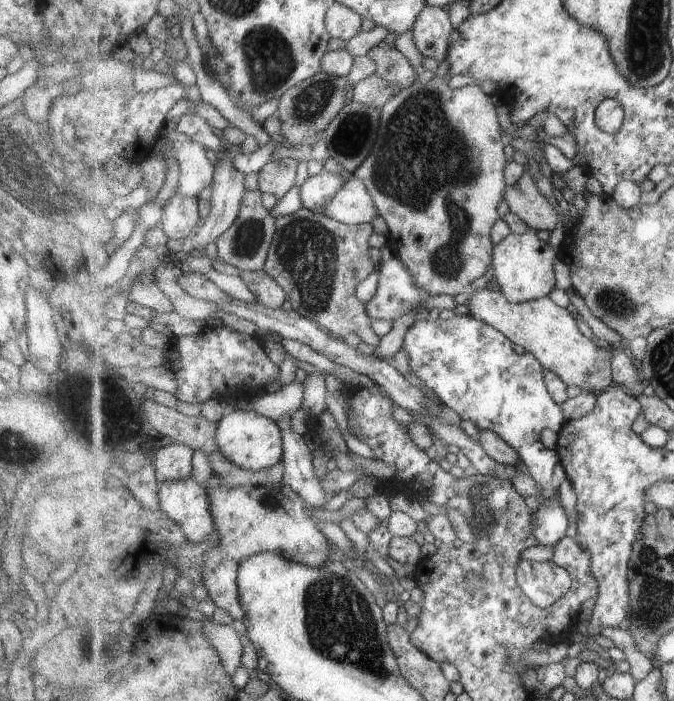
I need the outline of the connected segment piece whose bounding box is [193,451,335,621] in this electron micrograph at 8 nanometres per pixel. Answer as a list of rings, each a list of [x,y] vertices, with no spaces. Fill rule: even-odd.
[[[196,451],[193,459],[194,478],[202,485],[207,485],[209,494],[209,506],[219,535],[219,548],[215,552],[207,552],[208,565],[203,568],[202,582],[210,594],[210,598],[219,608],[227,610],[234,620],[244,620],[245,608],[241,604],[238,591],[238,570],[240,564],[249,557],[262,552],[279,554],[283,558],[293,560],[297,564],[319,568],[323,566],[329,557],[335,555],[334,547],[327,541],[323,532],[317,526],[317,520],[311,514],[311,507],[297,494],[293,488],[285,483],[264,484],[263,486],[219,486],[219,476],[213,470],[211,460],[201,451]]]

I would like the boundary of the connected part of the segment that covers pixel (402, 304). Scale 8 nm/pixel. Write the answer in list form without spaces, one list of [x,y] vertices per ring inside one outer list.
[[[383,246],[378,256],[381,262],[379,288],[375,298],[367,302],[367,312],[369,312],[371,318],[382,318],[390,320],[393,323],[397,318],[401,318],[403,314],[409,314],[413,308],[419,310],[422,315],[425,315],[428,310],[437,308],[439,311],[443,308],[453,310],[456,305],[459,305],[452,296],[431,296],[431,294],[425,294],[421,288],[417,288],[415,276],[411,272],[407,272],[405,264],[397,256],[393,256],[393,252],[389,250],[388,246]]]

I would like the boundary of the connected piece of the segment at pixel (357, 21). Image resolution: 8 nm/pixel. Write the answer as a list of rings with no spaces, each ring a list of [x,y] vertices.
[[[335,3],[329,8],[326,16],[326,25],[332,38],[340,39],[343,42],[351,40],[361,32],[363,17],[355,10]]]

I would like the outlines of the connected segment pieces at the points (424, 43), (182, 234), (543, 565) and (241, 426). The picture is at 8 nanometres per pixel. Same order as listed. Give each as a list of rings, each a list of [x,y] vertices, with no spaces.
[[[425,4],[413,26],[414,44],[423,56],[434,58],[440,64],[447,60],[453,30],[447,11],[439,6]]]
[[[176,194],[161,216],[160,226],[168,237],[169,247],[189,236],[189,230],[199,224],[199,200]]]
[[[523,560],[517,578],[524,593],[541,608],[555,604],[572,589],[572,574],[553,560]]]
[[[249,407],[235,412],[226,411],[217,422],[215,432],[217,432],[221,454],[241,470],[260,471],[282,464],[285,454],[284,435],[278,422]]]

